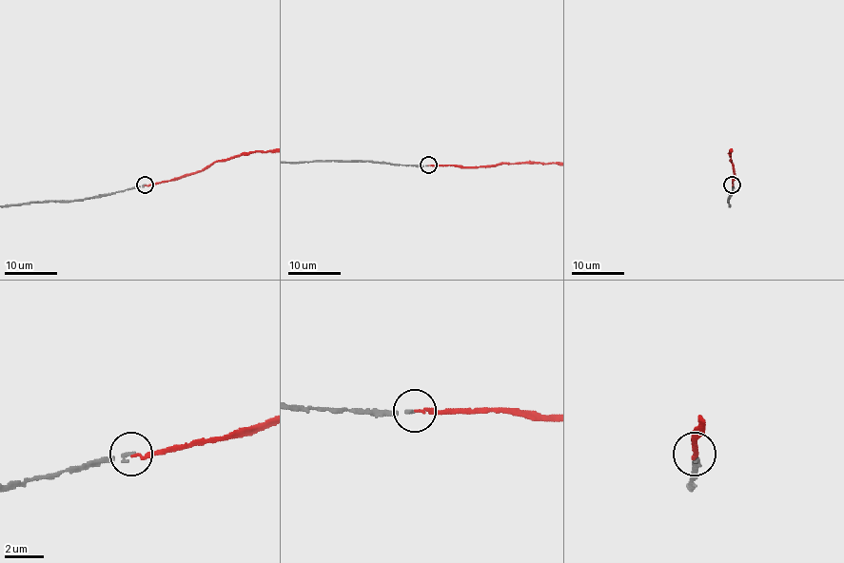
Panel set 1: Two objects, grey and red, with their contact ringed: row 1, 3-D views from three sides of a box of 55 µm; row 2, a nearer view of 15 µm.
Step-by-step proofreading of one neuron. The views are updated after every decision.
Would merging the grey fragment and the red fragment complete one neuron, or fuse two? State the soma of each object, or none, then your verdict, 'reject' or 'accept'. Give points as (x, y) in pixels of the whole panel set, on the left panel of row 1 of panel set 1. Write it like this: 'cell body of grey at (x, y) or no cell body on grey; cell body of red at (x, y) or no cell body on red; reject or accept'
no cell body on grey; no cell body on red; accept

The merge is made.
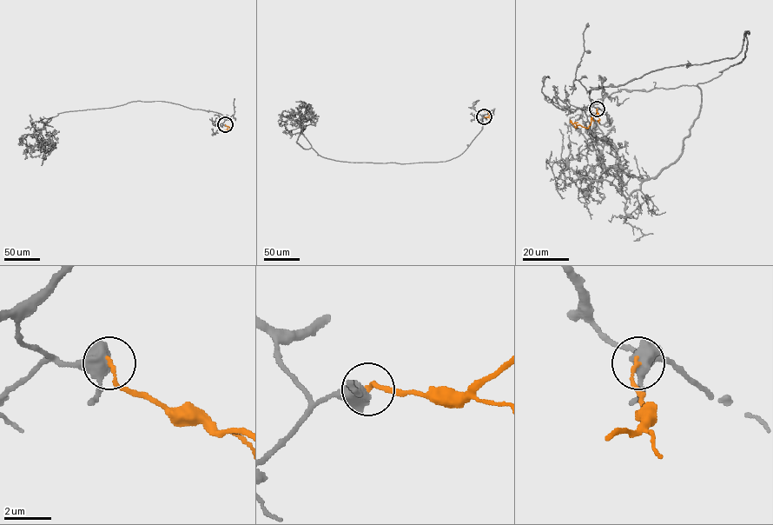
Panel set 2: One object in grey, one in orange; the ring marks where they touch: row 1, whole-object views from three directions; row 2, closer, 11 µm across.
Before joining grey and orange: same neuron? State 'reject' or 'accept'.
reject

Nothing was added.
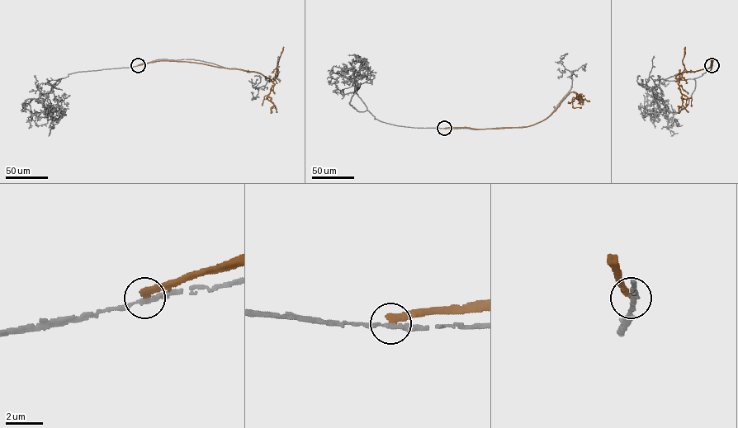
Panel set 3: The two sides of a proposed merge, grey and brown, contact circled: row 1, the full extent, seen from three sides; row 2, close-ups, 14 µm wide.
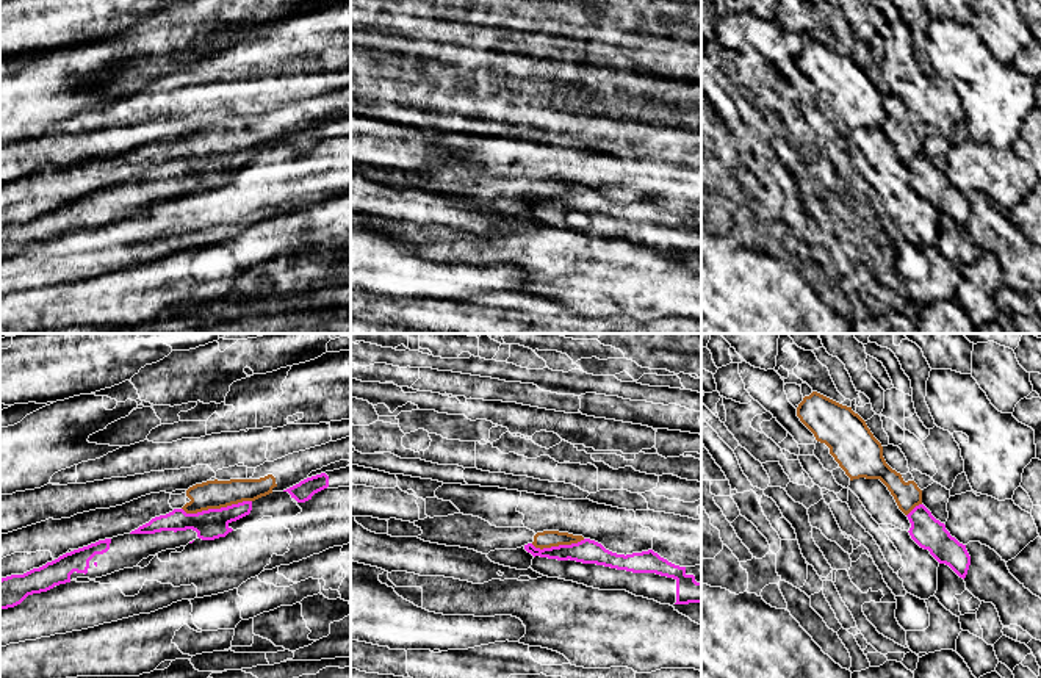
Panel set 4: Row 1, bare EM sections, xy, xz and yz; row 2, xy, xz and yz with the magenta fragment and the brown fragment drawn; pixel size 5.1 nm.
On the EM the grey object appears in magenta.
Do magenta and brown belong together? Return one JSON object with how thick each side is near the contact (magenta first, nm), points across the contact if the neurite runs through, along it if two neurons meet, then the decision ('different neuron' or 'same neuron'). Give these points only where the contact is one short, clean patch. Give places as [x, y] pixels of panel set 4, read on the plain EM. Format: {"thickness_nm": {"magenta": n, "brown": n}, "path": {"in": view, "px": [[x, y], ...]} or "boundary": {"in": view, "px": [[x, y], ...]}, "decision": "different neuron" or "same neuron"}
{"thickness_nm": {"magenta": 160, "brown": 140}, "boundary": {"in": "xy", "px": [[251, 149], [196, 162], [185, 162], [182, 158]]}, "decision": "different neuron"}

